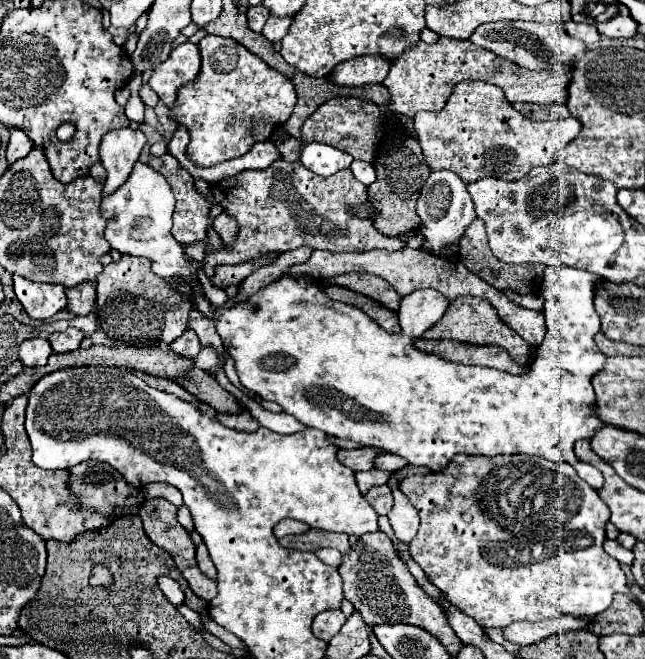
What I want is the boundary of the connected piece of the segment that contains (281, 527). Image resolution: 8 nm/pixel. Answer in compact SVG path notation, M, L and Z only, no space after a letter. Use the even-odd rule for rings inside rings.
M286 518L286 520L282 520L282 522L278 522L278 524L274 526L274 534L276 534L278 538L282 538L282 536L288 536L288 534L300 534L300 532L308 532L308 528L310 528L310 526L308 526L306 522Z

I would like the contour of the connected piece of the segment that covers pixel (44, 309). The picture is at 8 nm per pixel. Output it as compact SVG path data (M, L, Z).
M14 274L14 292L32 320L50 320L66 308L66 294L60 284L40 284Z

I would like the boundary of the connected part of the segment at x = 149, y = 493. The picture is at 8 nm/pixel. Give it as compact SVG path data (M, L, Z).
M158 482L158 484L148 484L148 486L142 488L142 492L144 492L144 498L146 498L146 500L148 500L148 498L164 498L164 500L172 502L174 506L180 506L180 504L182 504L180 492L178 492L176 488L172 488L170 484L162 484L162 482Z

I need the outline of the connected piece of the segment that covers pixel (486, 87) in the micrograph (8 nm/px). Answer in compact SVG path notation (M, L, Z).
M464 80L454 86L446 106L440 112L418 112L414 116L414 126L426 164L432 170L452 170L462 178L464 184L476 182L480 178L520 180L532 168L552 164L556 152L568 146L576 138L576 132L580 132L580 122L576 118L564 118L560 122L534 122L524 118L512 108L512 104L508 104L500 88L480 80Z

